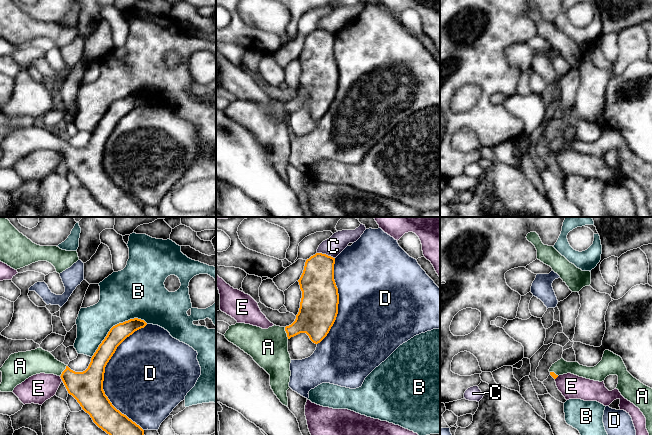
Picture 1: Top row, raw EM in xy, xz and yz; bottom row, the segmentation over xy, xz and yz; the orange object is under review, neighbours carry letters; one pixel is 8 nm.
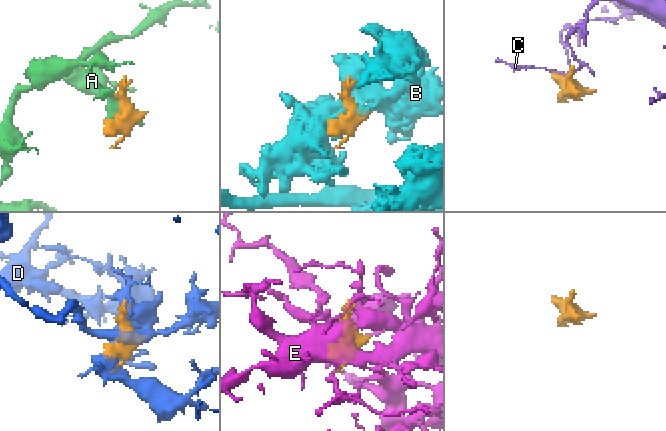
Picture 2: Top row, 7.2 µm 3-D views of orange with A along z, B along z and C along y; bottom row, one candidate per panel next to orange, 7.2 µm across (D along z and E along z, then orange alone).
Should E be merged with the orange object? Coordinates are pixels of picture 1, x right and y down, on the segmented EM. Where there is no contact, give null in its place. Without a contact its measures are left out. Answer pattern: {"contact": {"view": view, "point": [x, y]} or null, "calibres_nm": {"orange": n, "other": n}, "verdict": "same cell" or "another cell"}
{"contact": {"view": "xy", "point": [61, 378]}, "calibres_nm": {"orange": 260, "other": 220}, "verdict": "another cell"}

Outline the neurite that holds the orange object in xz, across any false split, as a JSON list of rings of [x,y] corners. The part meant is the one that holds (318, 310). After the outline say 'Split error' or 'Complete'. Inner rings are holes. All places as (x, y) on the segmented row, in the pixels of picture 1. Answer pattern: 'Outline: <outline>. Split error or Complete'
Outline: [[[316,253],[306,260],[298,280],[302,291],[300,308],[291,325],[262,329],[236,323],[229,326],[224,334],[229,342],[250,355],[270,375],[271,389],[287,407],[291,376],[288,340],[306,333],[313,343],[318,344],[329,333],[336,320],[339,304],[334,264],[335,258],[322,253]]]. Split error

